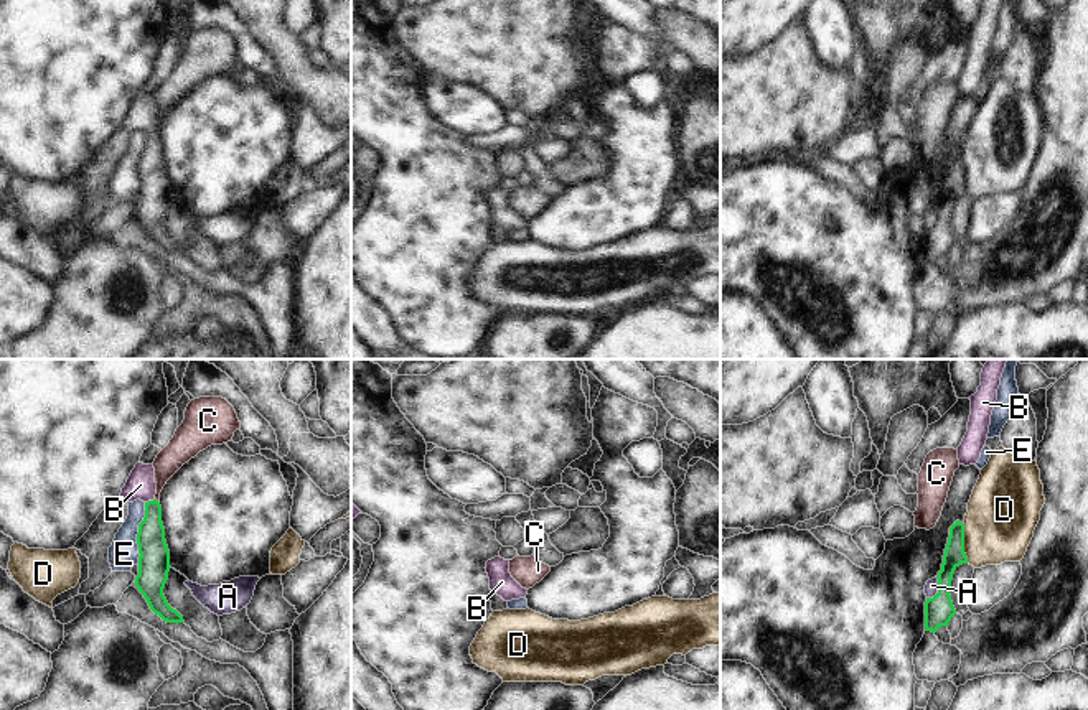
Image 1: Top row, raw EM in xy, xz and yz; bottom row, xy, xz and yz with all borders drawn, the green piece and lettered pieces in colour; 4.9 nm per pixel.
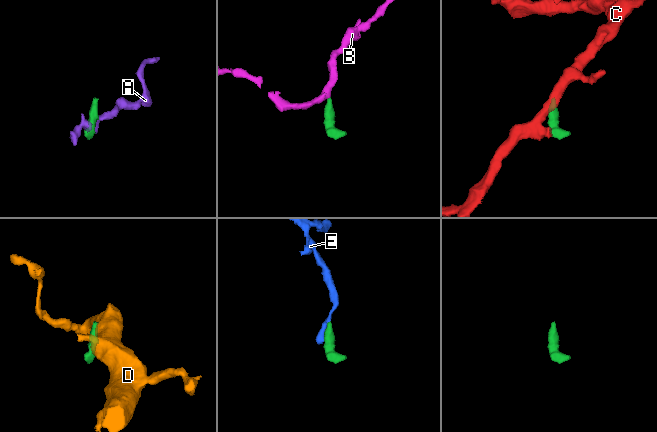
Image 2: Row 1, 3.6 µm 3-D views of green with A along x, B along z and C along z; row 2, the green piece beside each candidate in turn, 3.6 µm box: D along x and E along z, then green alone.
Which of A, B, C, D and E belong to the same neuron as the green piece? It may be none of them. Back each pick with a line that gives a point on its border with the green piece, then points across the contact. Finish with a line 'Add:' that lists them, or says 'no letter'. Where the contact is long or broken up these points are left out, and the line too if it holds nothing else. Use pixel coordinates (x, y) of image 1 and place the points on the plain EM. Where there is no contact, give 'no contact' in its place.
B: meets green in xy at (149, 132); runs through xy (154, 183), (149, 132), (140, 116)
Add: B

